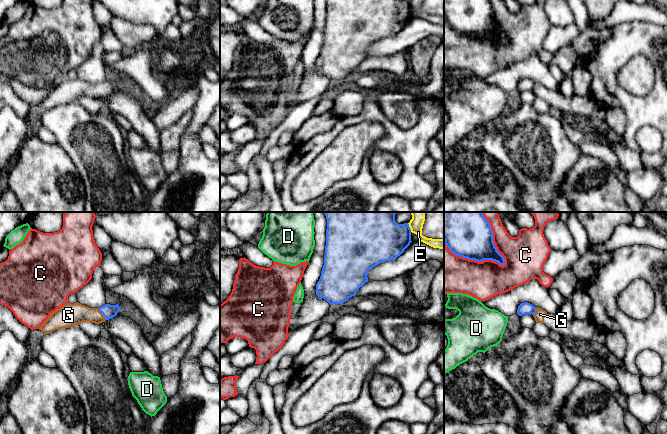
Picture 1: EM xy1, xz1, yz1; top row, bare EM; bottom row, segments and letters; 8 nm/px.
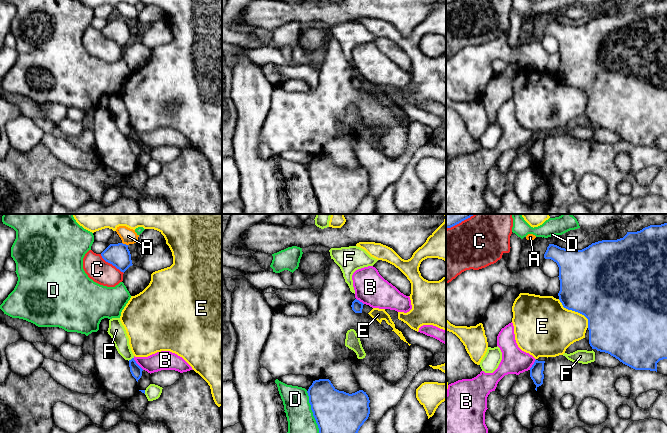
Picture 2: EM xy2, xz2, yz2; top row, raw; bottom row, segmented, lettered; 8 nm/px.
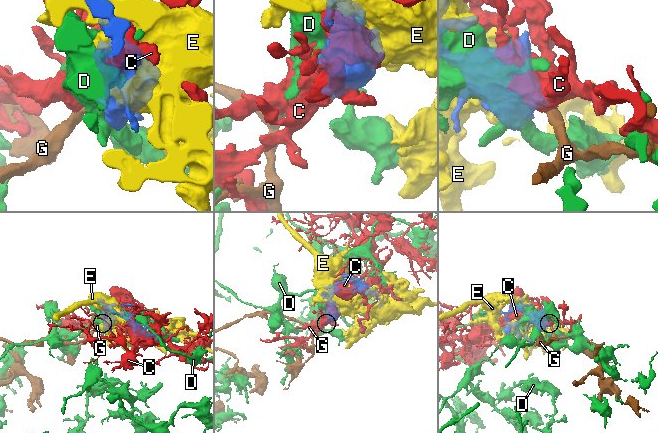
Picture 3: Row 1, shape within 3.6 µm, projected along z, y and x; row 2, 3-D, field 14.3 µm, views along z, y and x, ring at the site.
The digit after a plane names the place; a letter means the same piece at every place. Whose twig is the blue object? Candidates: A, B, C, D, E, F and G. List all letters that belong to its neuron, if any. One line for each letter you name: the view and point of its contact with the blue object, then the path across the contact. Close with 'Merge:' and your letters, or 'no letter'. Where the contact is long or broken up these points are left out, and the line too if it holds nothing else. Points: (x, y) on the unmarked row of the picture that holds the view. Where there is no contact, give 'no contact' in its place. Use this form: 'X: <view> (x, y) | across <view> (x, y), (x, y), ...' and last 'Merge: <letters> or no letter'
G: xy1 (102, 89) | across xy1 (109, 87), (102, 89), (73, 90)
Merge: G

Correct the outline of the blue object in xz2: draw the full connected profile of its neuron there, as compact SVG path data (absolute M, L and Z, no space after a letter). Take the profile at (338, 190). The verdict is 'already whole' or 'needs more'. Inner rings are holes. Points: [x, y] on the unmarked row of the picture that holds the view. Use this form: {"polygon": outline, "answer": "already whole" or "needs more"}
{"polygon": "M319 155L307 169L321 214L355 214L369 193L370 176L363 166L349 170L337 166L329 155Z", "answer": "already whole"}

